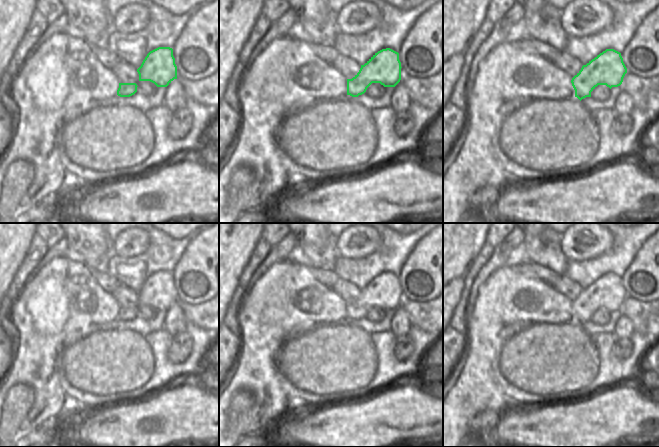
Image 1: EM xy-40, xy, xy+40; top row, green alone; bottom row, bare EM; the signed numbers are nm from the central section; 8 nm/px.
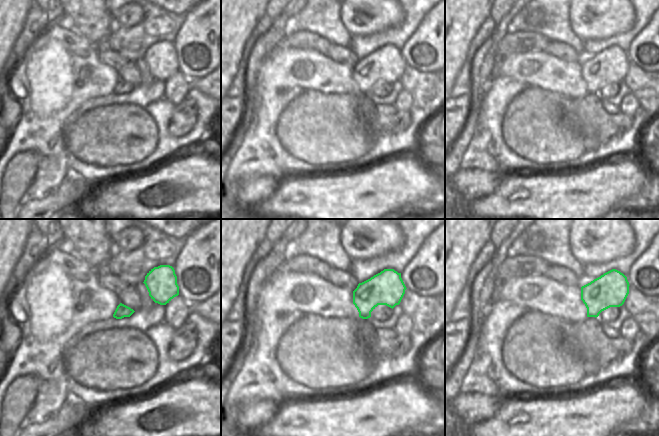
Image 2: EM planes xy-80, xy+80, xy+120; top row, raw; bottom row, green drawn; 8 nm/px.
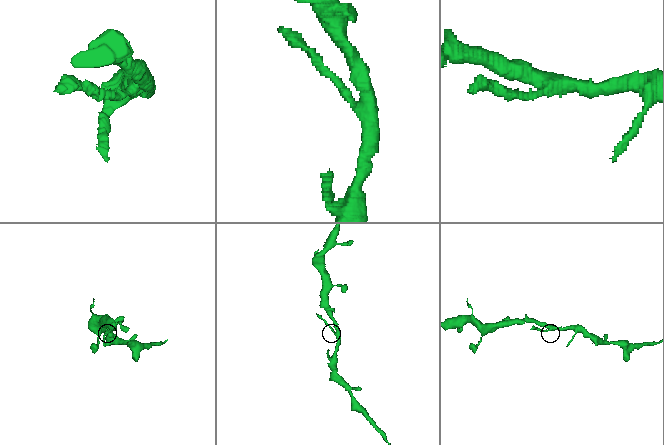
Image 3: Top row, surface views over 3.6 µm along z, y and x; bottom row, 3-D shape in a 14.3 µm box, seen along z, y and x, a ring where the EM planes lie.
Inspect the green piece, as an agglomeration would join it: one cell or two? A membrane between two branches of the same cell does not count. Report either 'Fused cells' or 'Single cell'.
Fused cells.

